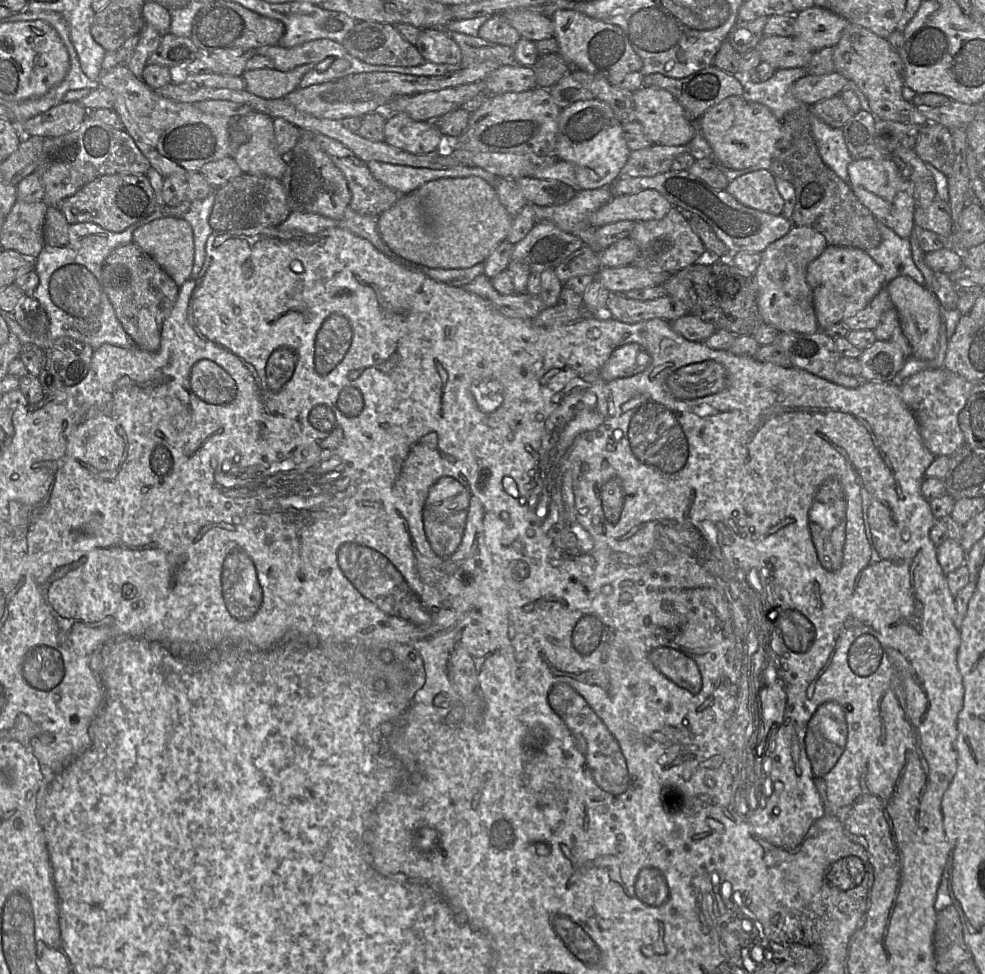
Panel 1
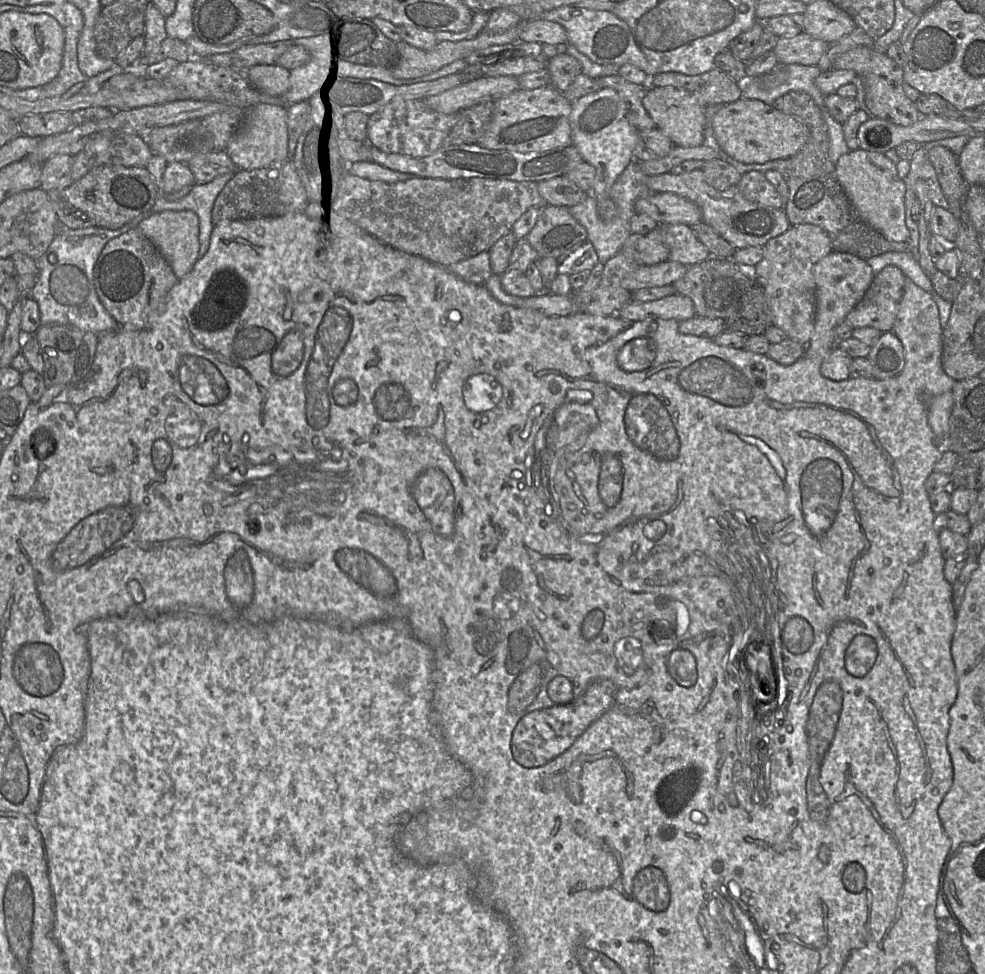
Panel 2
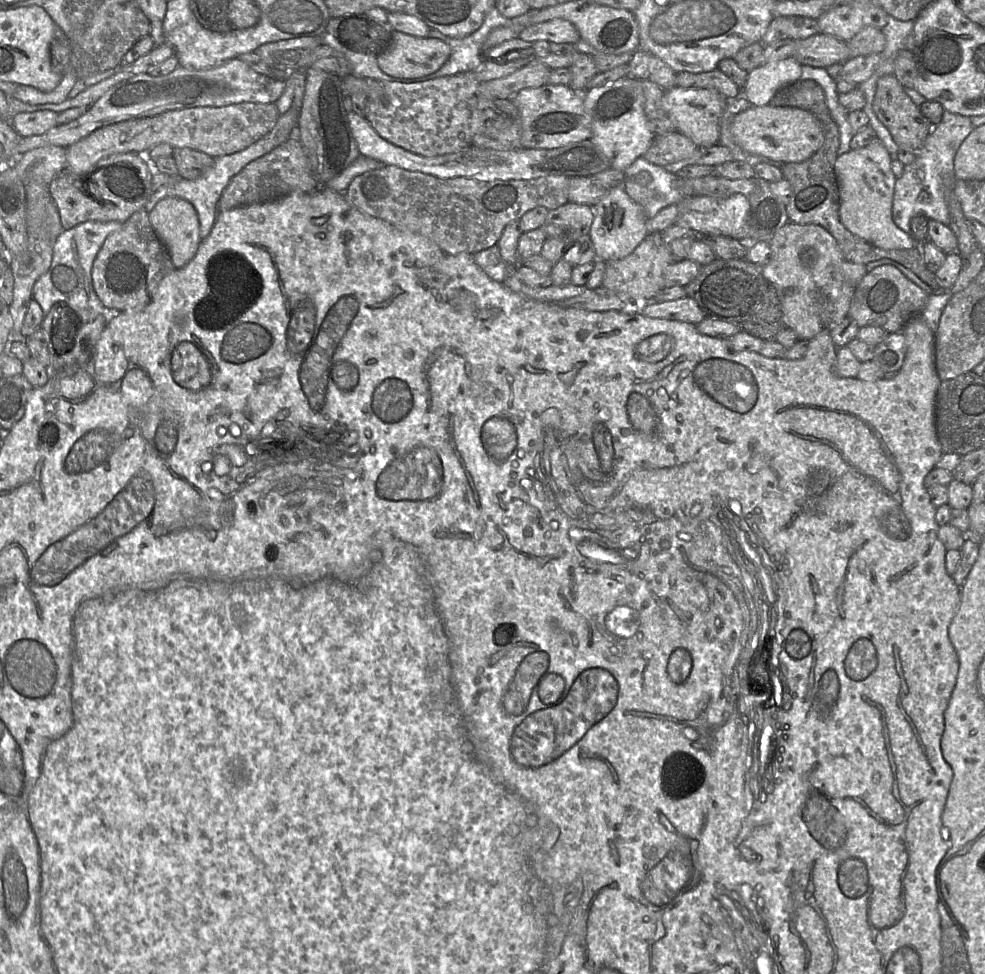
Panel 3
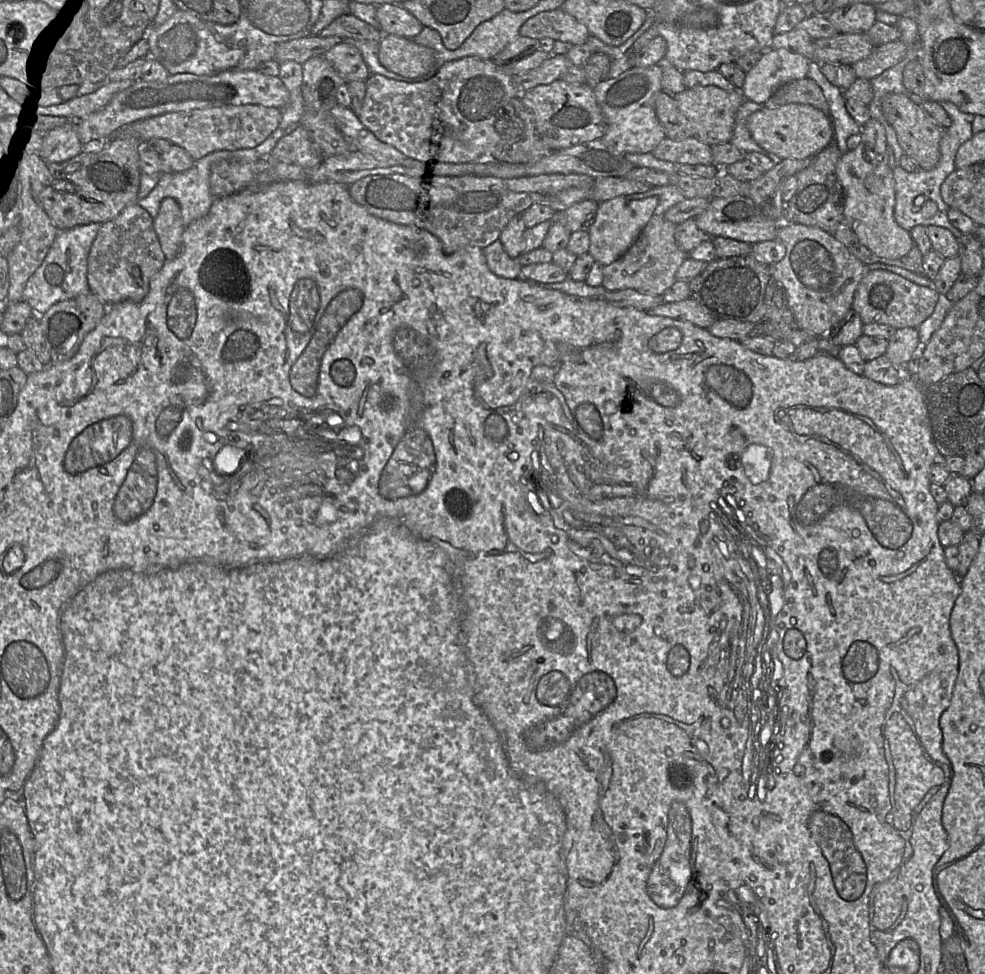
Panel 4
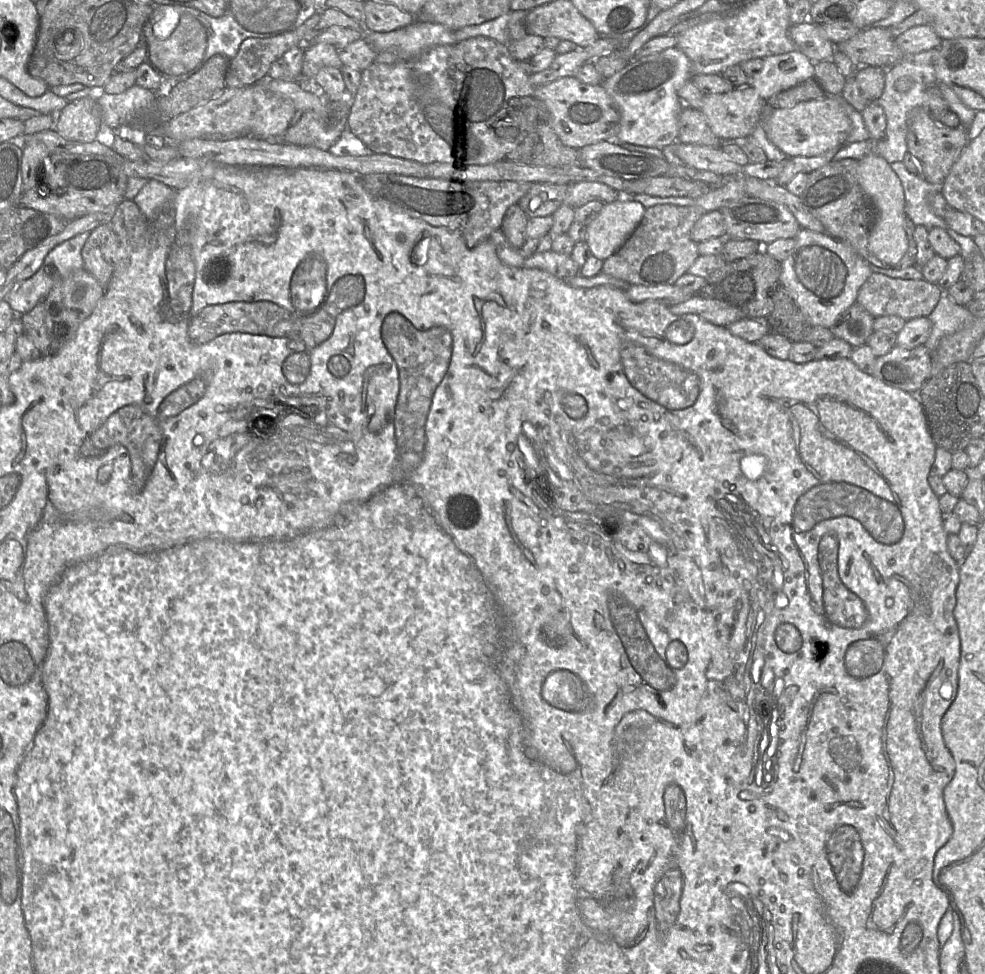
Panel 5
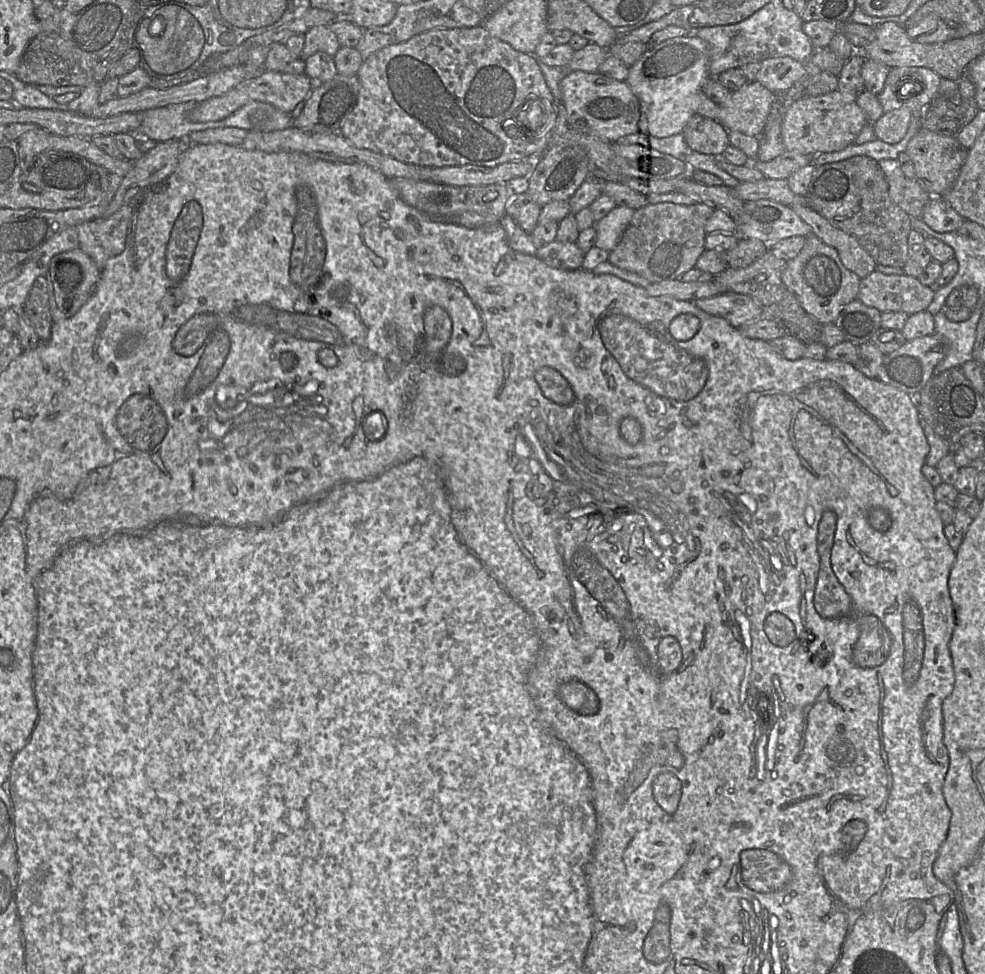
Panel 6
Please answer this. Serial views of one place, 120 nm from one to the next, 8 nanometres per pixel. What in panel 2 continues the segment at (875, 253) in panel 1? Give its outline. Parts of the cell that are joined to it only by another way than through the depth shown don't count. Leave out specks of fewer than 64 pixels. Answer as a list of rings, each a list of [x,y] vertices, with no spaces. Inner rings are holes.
[[[887,252],[879,256],[869,258],[866,261],[871,267],[874,276],[886,266],[896,266],[906,277],[910,278],[925,292],[930,294],[934,292],[930,278],[924,274],[920,265],[910,252]]]

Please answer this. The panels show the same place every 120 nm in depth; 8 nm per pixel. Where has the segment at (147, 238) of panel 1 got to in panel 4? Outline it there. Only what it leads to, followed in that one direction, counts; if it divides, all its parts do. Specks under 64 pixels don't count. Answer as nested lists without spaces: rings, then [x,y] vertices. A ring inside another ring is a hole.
[[[166,197],[161,201],[159,212],[153,218],[153,225],[166,259],[174,259],[180,252],[182,235],[186,228],[175,199]]]

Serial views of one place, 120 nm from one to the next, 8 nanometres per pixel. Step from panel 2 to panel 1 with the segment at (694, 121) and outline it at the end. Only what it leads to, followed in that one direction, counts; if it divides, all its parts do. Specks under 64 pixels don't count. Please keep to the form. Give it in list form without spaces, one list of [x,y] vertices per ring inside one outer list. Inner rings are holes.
[[[644,86],[633,92],[635,121],[639,122],[652,144],[665,146],[687,145],[693,138],[692,122],[685,116],[681,105],[665,89]]]

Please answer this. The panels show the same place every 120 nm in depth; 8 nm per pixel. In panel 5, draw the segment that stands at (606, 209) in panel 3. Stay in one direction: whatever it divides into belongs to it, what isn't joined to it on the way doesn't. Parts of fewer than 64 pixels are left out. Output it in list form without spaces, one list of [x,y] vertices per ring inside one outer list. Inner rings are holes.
[[[625,197],[605,203],[599,215],[587,226],[586,242],[592,255],[604,261],[617,252],[640,223],[645,209],[641,203]]]

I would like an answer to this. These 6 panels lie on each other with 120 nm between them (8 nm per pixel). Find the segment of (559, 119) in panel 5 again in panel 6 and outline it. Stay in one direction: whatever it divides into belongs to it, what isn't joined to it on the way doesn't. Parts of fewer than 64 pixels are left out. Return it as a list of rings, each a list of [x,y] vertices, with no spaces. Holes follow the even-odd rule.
[[[565,71],[560,90],[567,120],[570,123],[583,121],[594,136],[611,143],[639,131],[640,102],[625,81],[617,81],[598,72]]]

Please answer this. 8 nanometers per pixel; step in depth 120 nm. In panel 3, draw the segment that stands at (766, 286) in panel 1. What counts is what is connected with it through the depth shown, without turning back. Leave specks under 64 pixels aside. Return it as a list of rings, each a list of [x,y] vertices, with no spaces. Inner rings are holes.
[[[788,222],[769,240],[773,253],[771,261],[761,267],[762,275],[775,285],[782,308],[785,328],[794,330],[802,341],[810,341],[824,329],[832,328],[848,316],[856,286],[845,281],[840,265],[845,258],[833,236],[820,225],[799,225]]]

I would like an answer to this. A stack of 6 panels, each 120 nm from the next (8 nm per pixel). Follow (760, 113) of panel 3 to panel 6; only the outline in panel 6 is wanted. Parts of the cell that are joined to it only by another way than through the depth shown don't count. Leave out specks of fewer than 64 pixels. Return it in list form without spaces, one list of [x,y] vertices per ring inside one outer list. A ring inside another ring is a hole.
[[[839,91],[820,96],[802,96],[786,110],[781,135],[785,150],[816,156],[820,153],[841,151],[853,144],[867,119],[856,100],[846,99]]]

